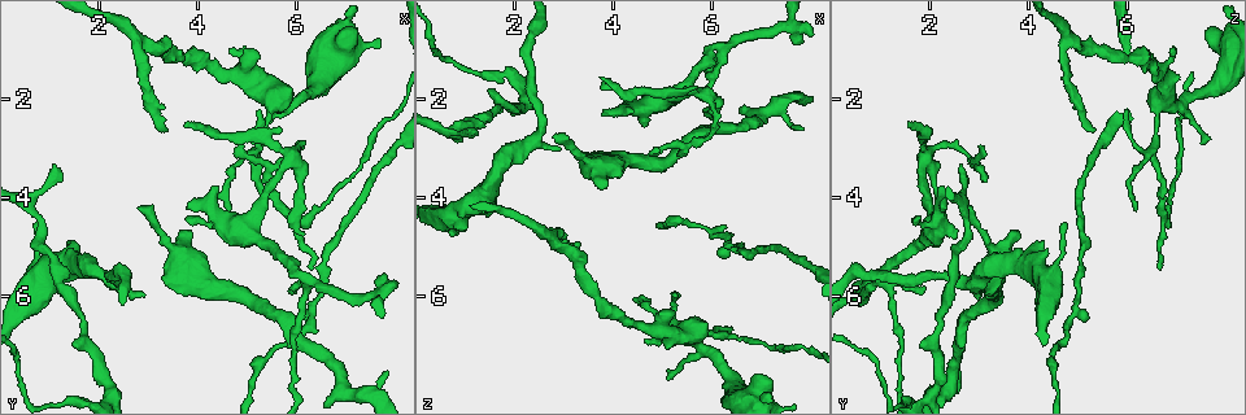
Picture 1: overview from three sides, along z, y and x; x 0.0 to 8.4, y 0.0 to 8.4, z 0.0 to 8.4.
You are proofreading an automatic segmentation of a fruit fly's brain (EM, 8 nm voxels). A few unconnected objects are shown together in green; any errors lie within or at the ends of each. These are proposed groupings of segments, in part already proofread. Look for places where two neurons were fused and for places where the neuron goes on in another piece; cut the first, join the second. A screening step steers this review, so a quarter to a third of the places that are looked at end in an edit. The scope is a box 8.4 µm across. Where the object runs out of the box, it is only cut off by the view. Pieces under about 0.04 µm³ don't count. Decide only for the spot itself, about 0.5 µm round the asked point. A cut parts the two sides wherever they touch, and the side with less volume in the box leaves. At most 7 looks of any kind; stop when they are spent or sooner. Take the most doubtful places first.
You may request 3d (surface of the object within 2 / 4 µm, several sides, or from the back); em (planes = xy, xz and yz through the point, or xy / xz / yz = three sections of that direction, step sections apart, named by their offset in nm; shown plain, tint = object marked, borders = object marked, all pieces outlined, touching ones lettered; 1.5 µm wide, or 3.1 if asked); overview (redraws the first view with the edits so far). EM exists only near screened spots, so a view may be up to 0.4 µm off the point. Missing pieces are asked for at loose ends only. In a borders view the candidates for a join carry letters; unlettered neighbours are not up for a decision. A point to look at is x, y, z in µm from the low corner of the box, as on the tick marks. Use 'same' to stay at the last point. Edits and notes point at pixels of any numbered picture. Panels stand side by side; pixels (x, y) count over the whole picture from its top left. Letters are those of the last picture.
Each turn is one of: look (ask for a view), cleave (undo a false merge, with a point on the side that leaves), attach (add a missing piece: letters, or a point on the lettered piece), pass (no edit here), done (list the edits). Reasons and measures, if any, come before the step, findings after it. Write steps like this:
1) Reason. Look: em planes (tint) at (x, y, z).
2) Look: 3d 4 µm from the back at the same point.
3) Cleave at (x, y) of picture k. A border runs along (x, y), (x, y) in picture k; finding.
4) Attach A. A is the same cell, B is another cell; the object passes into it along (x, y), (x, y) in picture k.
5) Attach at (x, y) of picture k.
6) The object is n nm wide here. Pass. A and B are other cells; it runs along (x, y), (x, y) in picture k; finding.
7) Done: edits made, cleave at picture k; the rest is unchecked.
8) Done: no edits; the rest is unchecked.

Look: 3d 4 µm at (7.95, 5.70, 0.75).

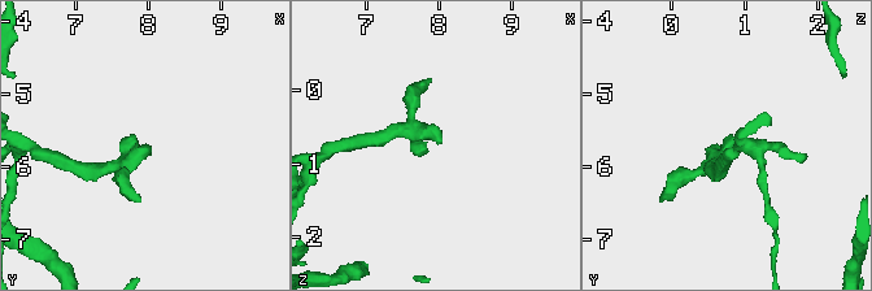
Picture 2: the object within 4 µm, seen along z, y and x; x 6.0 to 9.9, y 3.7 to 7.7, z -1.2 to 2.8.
Look: em xy step 8 (tint) at (8.00, 5.70, 0.75).

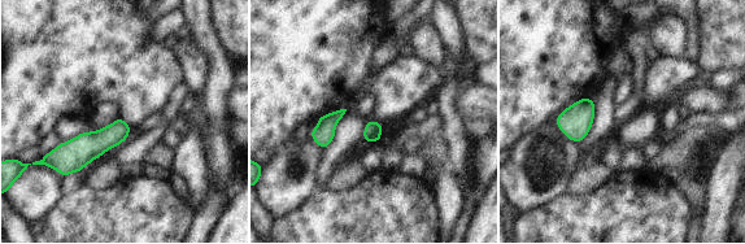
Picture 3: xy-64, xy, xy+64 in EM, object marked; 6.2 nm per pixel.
Look: em planes (borders) at the same point.

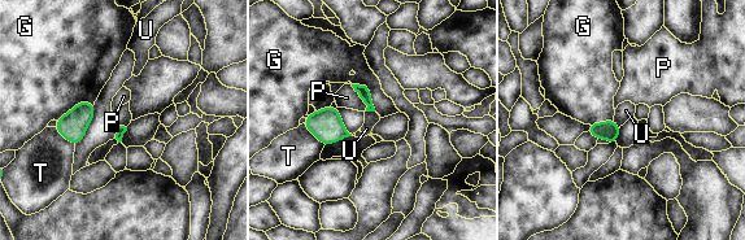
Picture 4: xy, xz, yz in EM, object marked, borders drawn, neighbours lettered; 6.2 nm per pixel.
Attach U. U is the same cell, G, P and T are other cells; the object passes into it along (121, 130), (121, 126), (123, 116) in picture 4; it goes on there.

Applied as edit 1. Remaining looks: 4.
Look: overview.

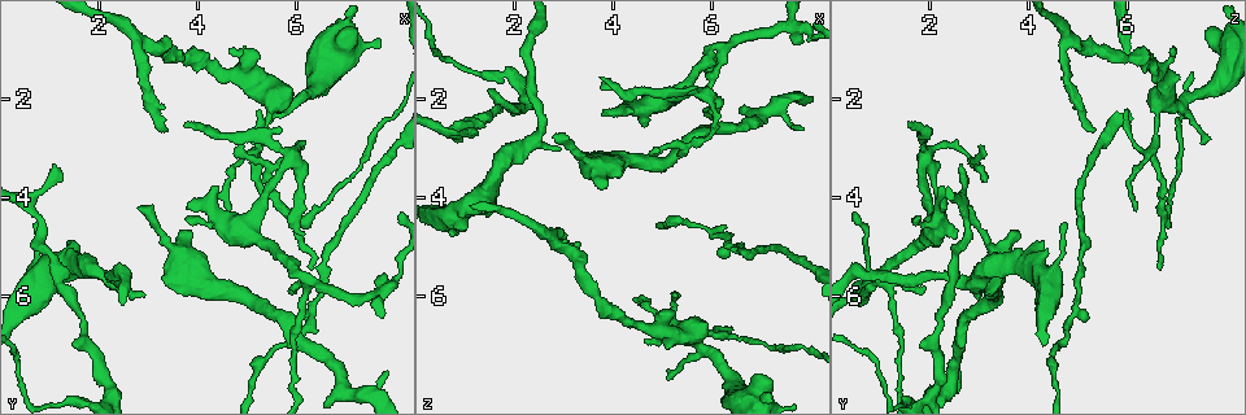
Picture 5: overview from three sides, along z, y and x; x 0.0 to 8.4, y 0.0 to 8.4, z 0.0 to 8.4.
An open end. Look: em xz step 8 (tint) at (3.85, 4.75, 3.85).

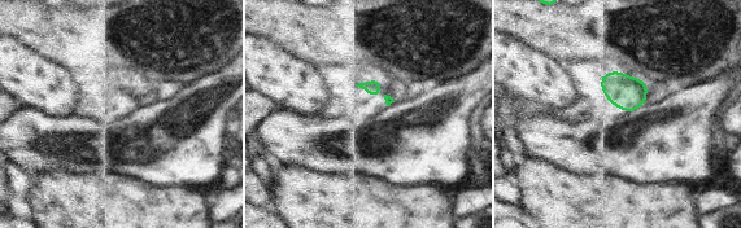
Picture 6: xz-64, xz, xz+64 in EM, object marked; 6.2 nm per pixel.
Look: em planes (borders) at the same point.

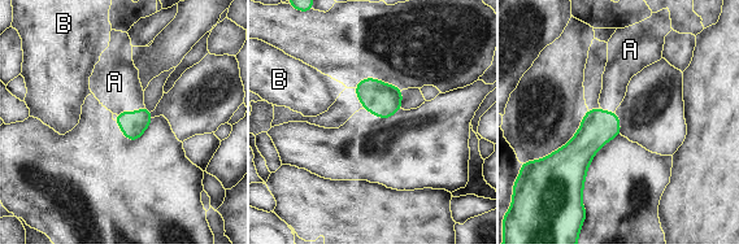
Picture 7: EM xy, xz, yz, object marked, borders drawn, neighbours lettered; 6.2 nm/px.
The longest contact is with A, 190 nm. Attach A. A is the same cell, B is another cell; the object passes into it along (133, 123), (130, 112), (114, 82) in picture 7; it goes on there.

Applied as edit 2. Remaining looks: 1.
Done: edits made, attach at picture 4, attach at picture 7; the rest is unchecked.

